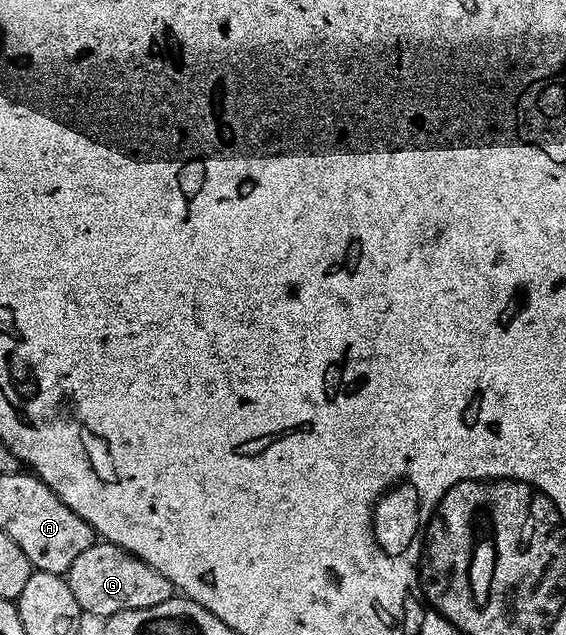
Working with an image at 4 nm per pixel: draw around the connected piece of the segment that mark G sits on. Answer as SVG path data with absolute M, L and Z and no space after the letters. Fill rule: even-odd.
M103 539L86 547L86 551L70 563L66 580L74 599L78 599L81 614L88 616L89 613L99 619L113 617L122 611L158 607L158 603L166 603L174 595L170 579L166 579L162 571L154 571L150 563Z

